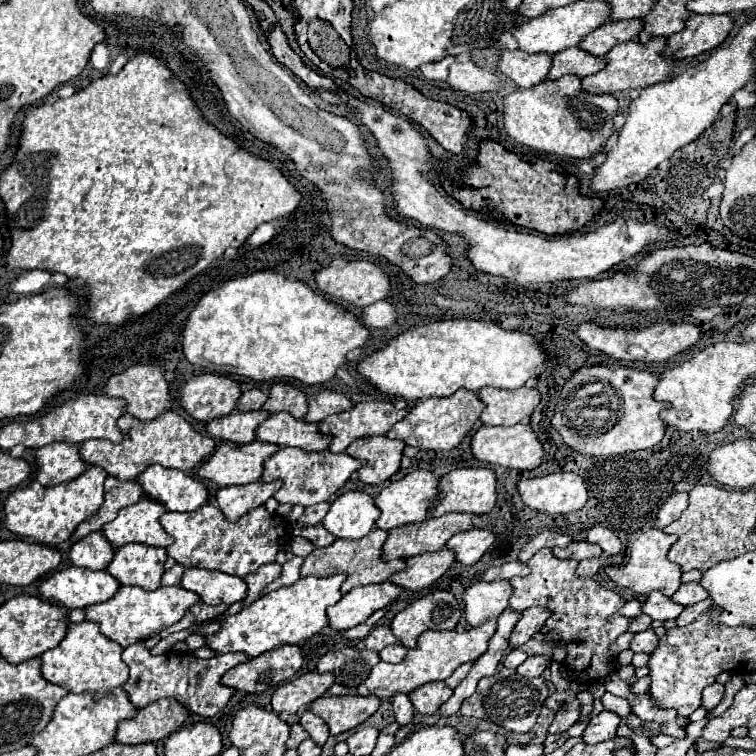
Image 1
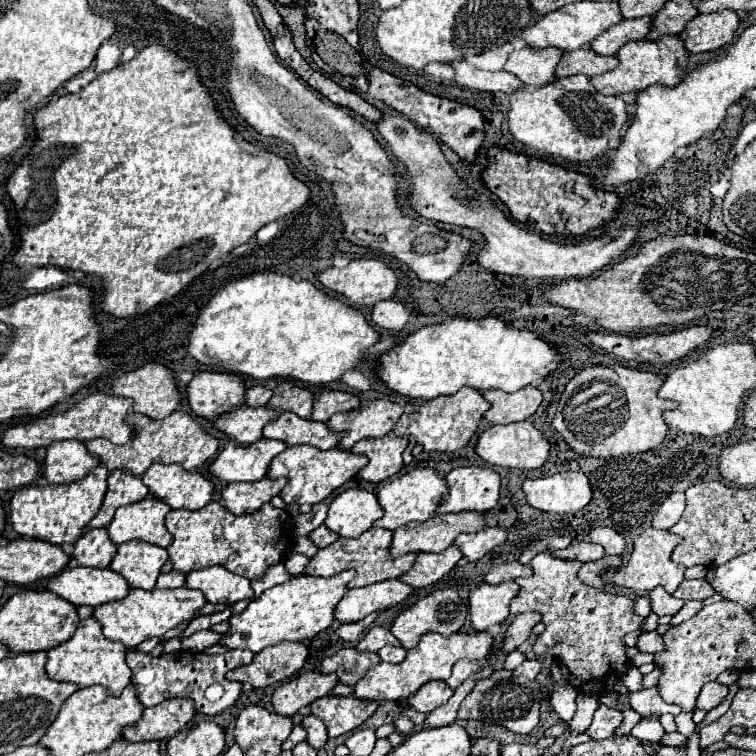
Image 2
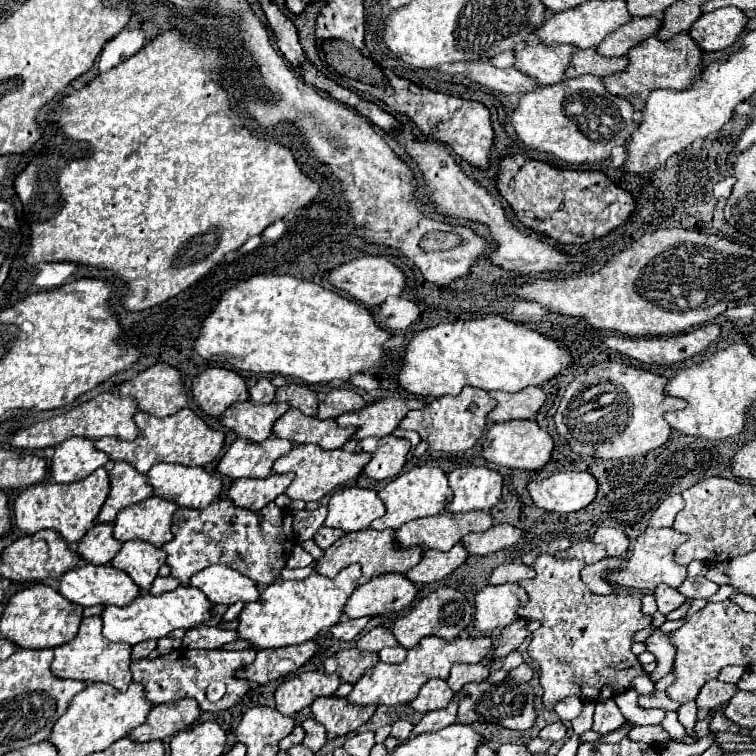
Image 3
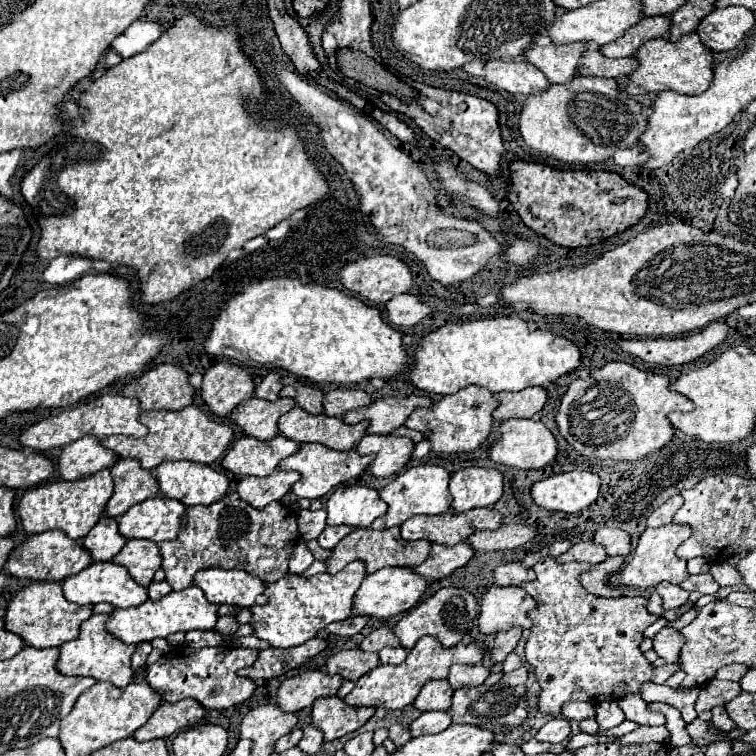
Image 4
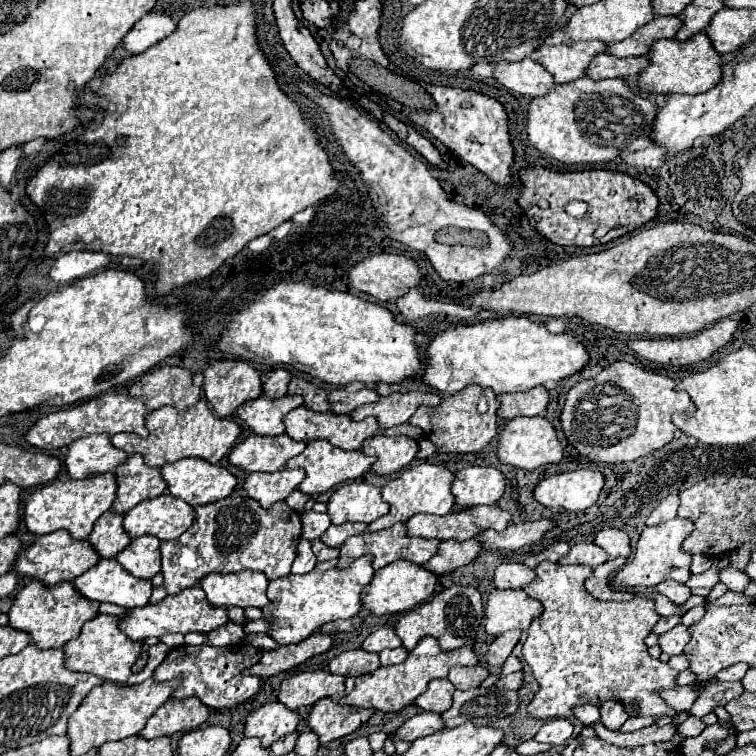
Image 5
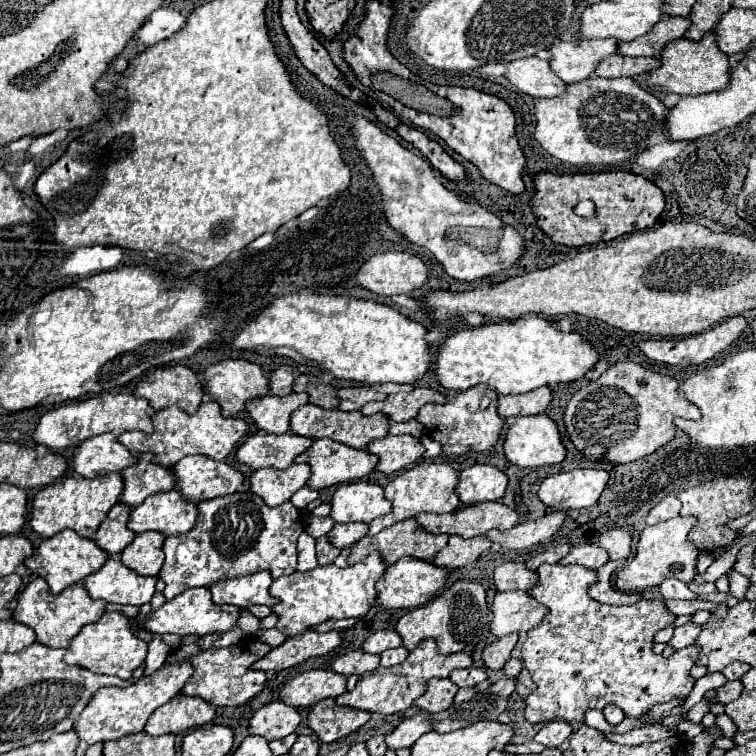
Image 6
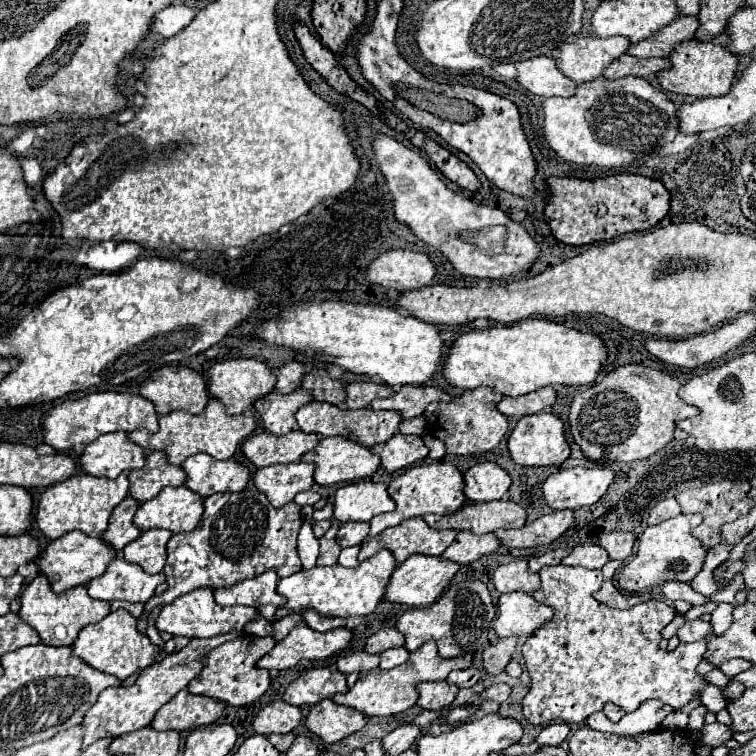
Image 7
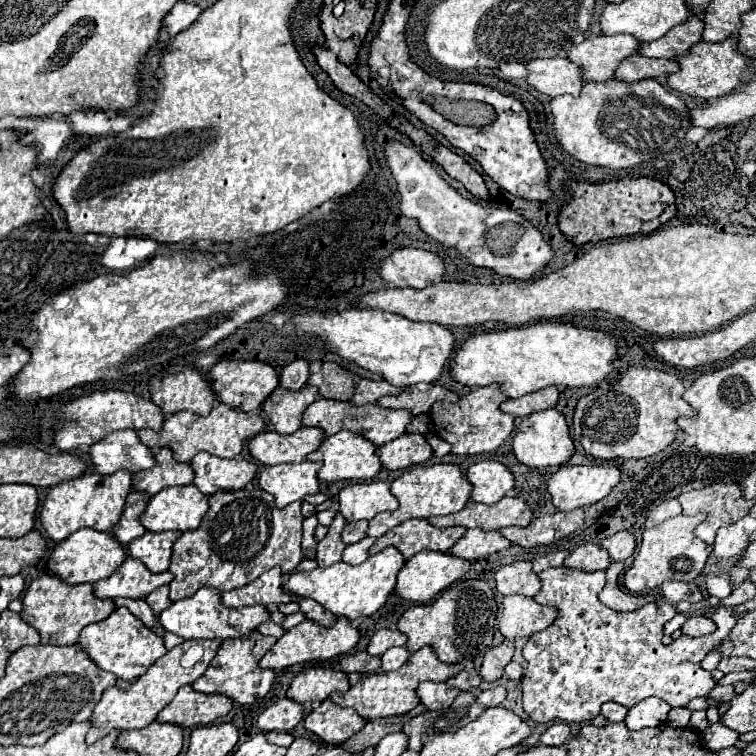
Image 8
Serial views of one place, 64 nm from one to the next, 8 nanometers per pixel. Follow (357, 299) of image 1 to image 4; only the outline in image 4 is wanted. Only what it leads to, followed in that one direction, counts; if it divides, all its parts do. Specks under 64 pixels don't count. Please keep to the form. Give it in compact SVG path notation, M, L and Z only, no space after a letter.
M376 254L376 256L366 256L366 258L360 258L356 262L348 262L340 272L338 272L338 280L340 284L354 292L360 300L364 302L372 302L372 304L386 304L392 296L398 296L398 294L406 294L412 286L412 272L410 268L394 258L394 256L382 256L382 254Z

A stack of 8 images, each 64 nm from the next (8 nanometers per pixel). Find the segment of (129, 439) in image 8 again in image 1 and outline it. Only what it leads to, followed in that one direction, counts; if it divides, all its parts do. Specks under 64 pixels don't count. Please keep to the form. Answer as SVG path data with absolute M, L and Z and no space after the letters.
M52 442L48 446L38 448L34 460L36 460L34 480L40 482L42 486L70 482L88 468L88 464L82 462L82 458L78 456L78 446L66 442Z

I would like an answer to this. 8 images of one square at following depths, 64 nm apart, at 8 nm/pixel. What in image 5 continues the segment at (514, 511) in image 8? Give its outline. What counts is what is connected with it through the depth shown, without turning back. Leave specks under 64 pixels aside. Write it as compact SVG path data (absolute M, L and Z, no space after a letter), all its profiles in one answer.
M474 506L460 512L448 512L444 516L432 516L432 514L416 514L406 522L406 534L408 536L420 536L420 538L436 538L436 540L468 540L476 538L480 532L492 528L492 530L504 530L510 524L510 514L506 510L500 510L498 506Z

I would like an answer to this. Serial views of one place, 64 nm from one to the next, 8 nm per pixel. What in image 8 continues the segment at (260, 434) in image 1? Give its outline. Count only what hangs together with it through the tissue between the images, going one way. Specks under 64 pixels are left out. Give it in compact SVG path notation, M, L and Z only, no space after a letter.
M318 398L316 402L310 404L310 408L304 410L302 414L302 424L306 428L320 428L324 430L326 436L332 436L340 430L350 430L358 436L368 438L374 446L382 446L392 442L396 436L404 434L406 424L410 422L412 414L408 410L388 410L388 408L380 408L376 404L368 404L368 406L352 406L350 402L338 402L338 400L326 400L326 398Z

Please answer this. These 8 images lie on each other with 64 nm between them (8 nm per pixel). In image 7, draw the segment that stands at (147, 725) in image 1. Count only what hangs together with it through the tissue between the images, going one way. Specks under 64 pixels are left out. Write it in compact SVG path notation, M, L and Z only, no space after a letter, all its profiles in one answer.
M180 690L168 704L164 704L154 720L152 720L152 728L158 730L192 730L198 726L208 726L212 724L222 710L226 708L226 704L216 702L212 698L204 698L204 696L194 696L188 690Z

